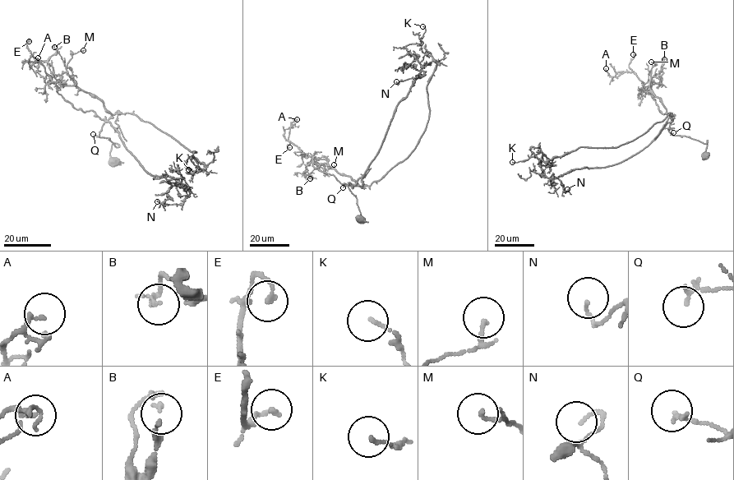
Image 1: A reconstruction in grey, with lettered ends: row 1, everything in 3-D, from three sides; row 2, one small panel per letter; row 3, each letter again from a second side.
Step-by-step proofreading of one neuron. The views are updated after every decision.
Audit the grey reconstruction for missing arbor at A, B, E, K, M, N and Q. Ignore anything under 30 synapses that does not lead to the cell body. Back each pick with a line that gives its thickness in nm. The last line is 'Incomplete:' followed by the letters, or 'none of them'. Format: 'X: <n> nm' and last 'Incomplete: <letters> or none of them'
Incomplete: none of them

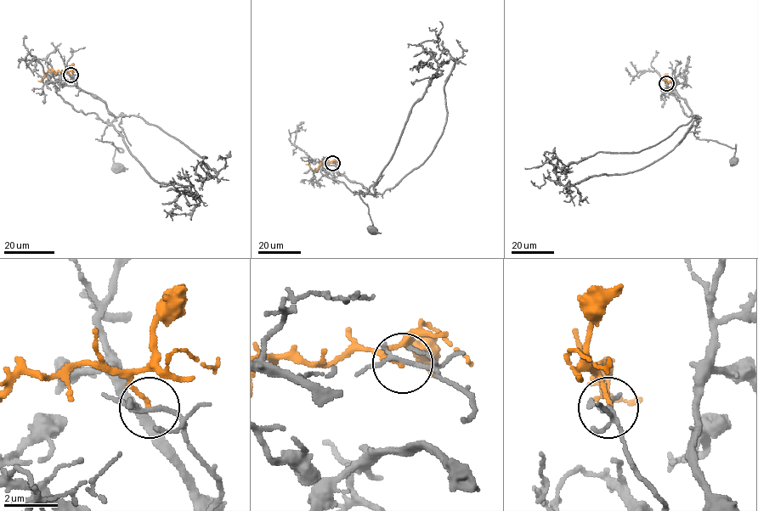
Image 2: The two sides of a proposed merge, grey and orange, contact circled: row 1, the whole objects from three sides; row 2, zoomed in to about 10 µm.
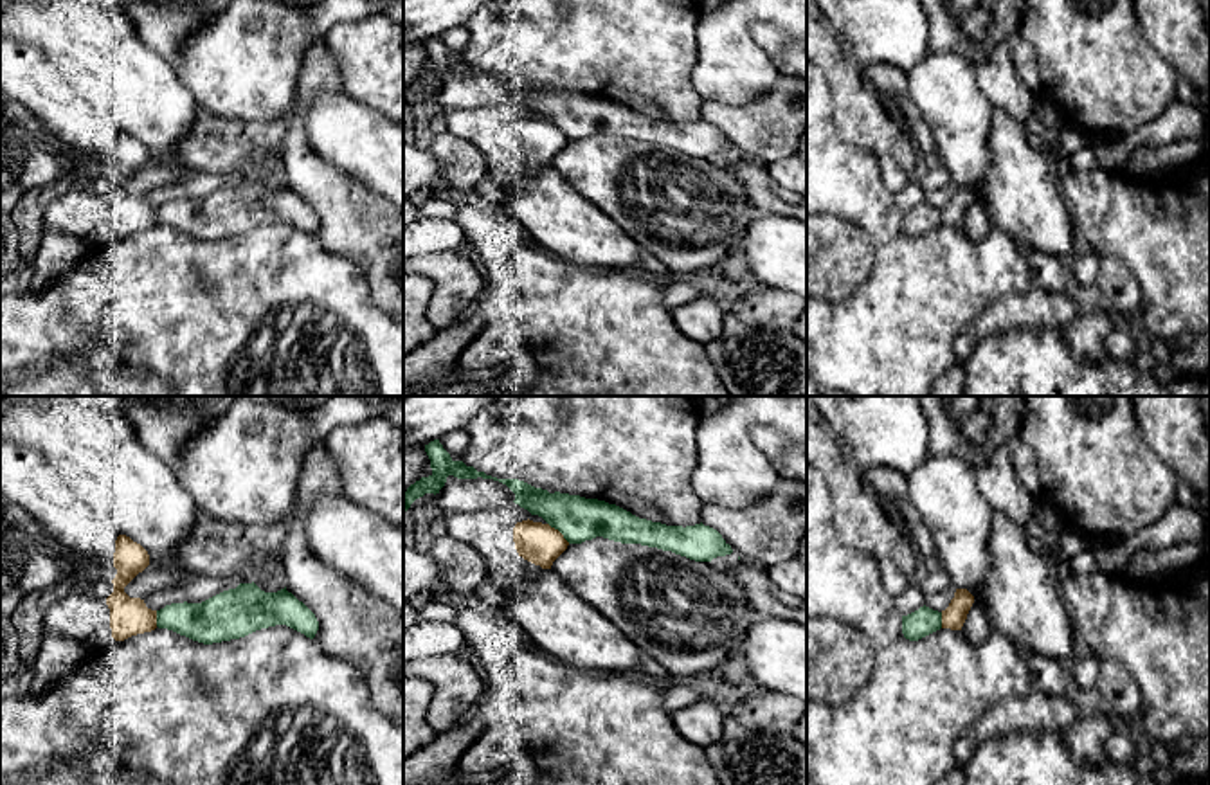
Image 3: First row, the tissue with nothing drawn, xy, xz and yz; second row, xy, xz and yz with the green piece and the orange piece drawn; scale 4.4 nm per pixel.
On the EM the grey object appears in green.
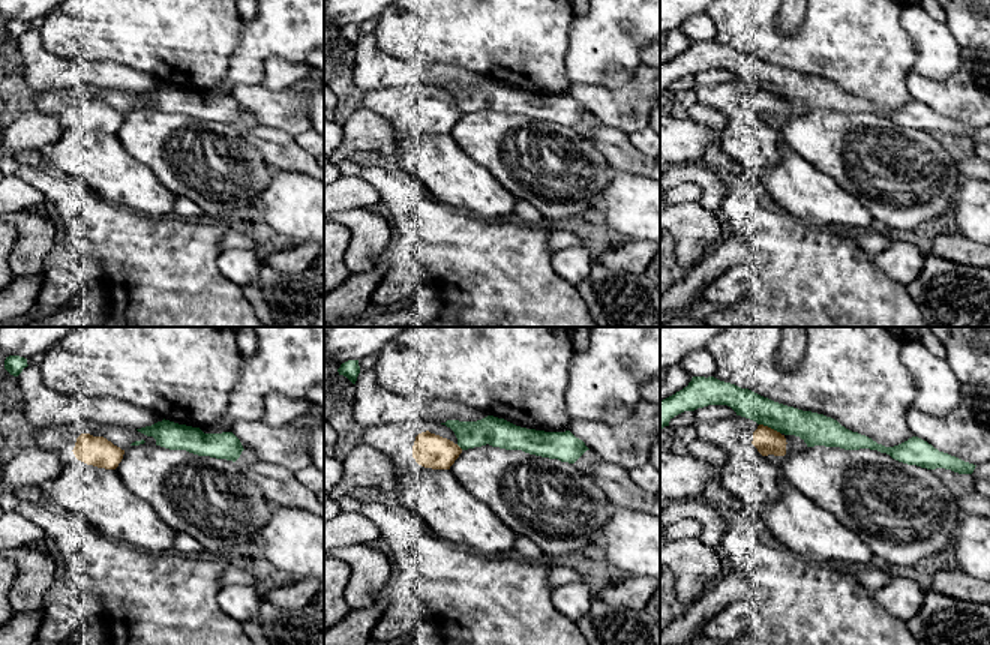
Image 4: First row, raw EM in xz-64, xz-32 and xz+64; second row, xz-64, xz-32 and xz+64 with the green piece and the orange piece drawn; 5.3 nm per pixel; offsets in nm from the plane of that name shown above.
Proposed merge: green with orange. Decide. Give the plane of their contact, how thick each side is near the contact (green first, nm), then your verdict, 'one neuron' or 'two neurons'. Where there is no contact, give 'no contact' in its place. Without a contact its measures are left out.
contact in xz; calibres 200 and 190 nm; two neurons

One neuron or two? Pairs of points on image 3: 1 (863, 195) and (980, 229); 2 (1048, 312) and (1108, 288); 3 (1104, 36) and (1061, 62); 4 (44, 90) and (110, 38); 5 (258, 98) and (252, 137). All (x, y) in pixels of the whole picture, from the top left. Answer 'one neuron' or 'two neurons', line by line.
1: two neurons
2: two neurons
3: one neuron
4: two neurons
5: two neurons

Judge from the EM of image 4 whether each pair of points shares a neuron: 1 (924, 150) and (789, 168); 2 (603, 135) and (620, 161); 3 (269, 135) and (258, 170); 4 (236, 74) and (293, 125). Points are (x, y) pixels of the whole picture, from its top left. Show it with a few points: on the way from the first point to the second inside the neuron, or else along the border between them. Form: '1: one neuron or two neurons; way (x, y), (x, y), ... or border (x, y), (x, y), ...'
1: two neurons; border (791, 147), (840, 186)
2: one neuron; way (609, 141), (620, 155)
3: two neurons; border (240, 134), (272, 167)
4: two neurons; border (260, 84), (236, 84), (230, 95)

